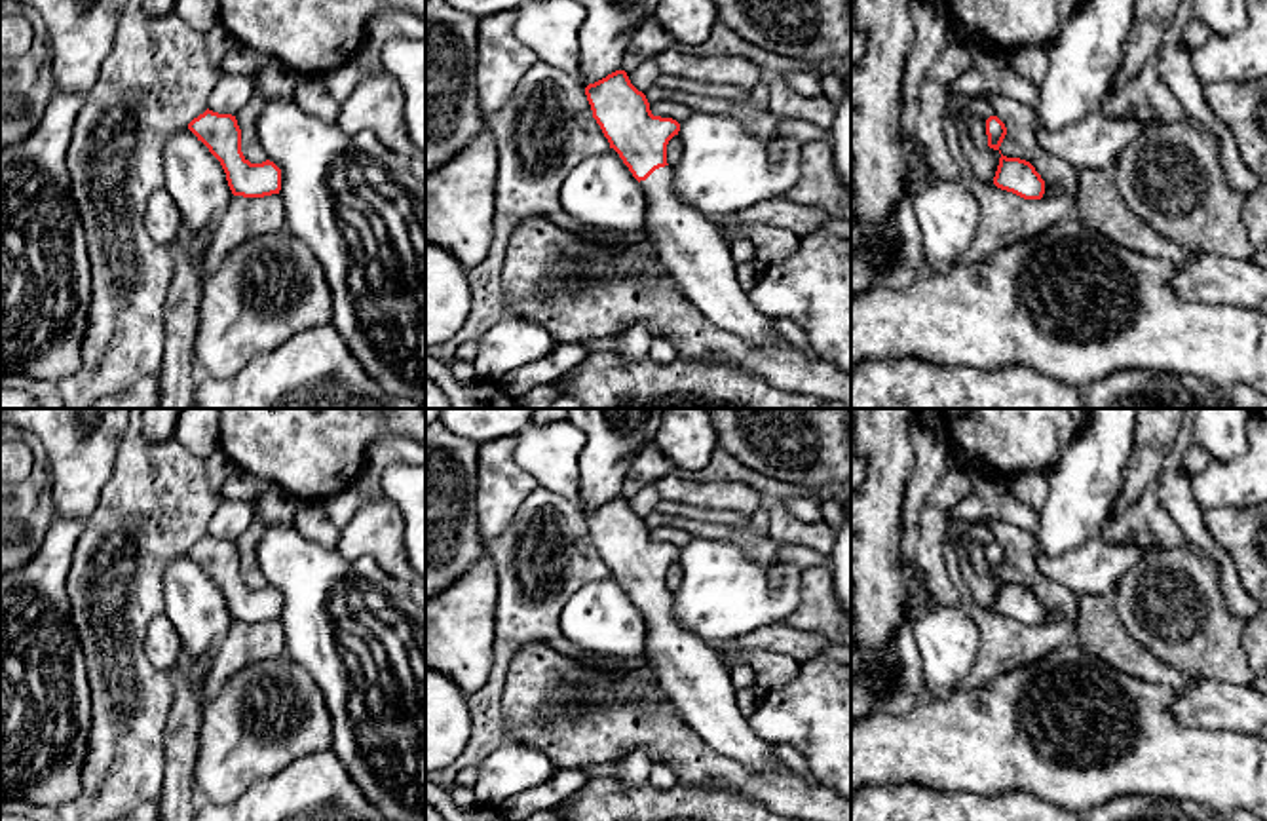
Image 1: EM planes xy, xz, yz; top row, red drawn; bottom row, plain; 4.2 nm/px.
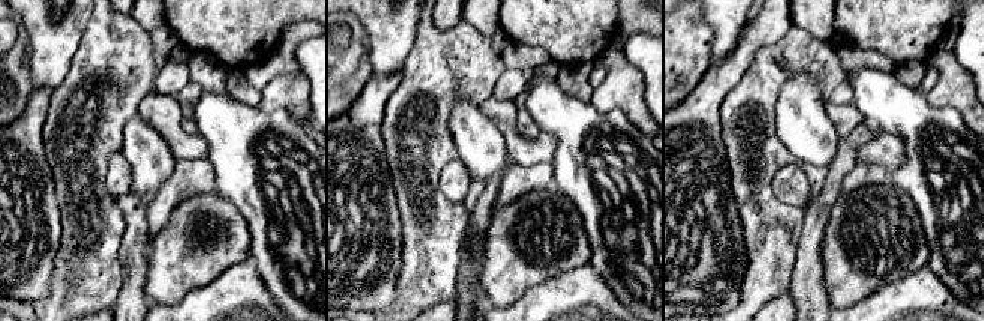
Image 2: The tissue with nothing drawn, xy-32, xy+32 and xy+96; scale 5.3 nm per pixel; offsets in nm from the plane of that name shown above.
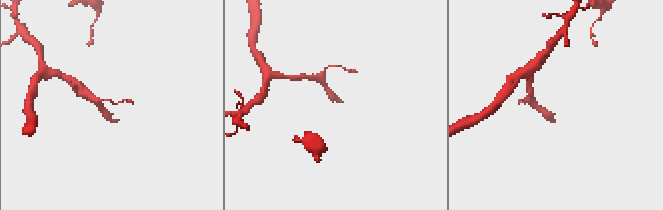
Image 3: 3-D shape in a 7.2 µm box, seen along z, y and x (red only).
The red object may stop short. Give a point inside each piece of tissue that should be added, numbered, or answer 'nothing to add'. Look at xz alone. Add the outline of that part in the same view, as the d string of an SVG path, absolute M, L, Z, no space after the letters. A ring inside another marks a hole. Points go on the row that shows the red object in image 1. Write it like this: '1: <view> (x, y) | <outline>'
1: xz (692, 248) | M659 167L640 184L648 201L644 228L655 239L657 258L693 306L710 323L752 346L775 342L775 321L752 306L737 281L731 241L714 219L680 200L674 167Z

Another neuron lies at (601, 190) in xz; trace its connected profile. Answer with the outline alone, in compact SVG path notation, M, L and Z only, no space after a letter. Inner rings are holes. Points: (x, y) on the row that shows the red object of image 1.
M614 148L577 163L560 186L560 205L577 222L623 238L644 228L648 201Z

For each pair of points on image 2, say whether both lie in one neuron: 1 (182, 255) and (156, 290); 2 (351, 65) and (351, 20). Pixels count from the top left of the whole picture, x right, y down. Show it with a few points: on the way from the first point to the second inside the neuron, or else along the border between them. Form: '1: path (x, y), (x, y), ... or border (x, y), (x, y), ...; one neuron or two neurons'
1: path (177, 264), (165, 281); one neuron
2: path (356, 54), (357, 30); one neuron

